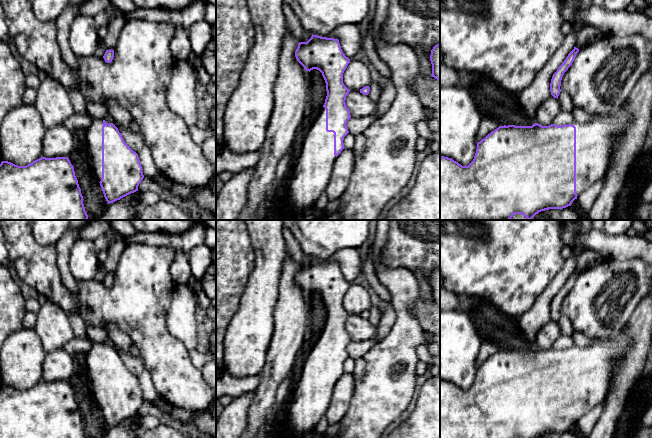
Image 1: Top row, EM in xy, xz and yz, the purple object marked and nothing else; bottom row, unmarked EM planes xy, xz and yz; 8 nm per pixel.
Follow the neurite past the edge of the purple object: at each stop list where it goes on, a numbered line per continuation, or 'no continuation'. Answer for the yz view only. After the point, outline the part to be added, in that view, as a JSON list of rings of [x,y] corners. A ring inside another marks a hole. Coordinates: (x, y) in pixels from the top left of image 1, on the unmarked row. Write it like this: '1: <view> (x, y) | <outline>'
1: yz (595, 364) | [[[623,326],[611,335],[602,338],[593,338],[592,343],[585,347],[573,345],[576,351],[576,418],[579,419],[594,407],[603,404],[609,388],[612,385],[612,376],[618,367],[618,360],[625,350],[632,345],[630,336],[623,330]]]

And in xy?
1: xy (94, 356) | [[[94,343],[86,353],[86,366],[89,370],[93,393],[98,406],[102,402],[102,343]]]

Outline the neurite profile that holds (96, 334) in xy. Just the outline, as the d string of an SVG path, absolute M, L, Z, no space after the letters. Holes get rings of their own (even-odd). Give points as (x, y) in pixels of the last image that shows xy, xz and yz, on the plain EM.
M87 326L87 337L94 343L104 343L109 339L106 331L96 326Z

